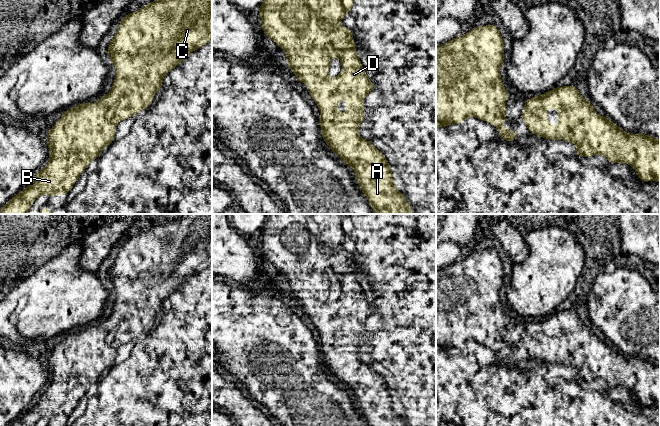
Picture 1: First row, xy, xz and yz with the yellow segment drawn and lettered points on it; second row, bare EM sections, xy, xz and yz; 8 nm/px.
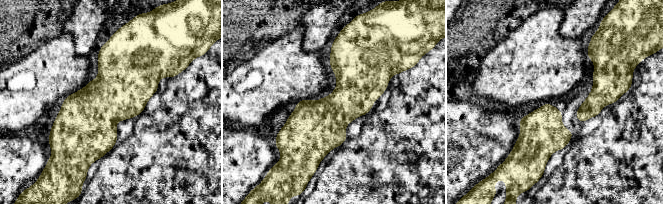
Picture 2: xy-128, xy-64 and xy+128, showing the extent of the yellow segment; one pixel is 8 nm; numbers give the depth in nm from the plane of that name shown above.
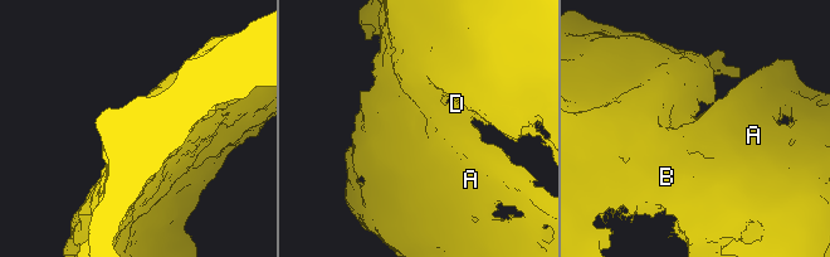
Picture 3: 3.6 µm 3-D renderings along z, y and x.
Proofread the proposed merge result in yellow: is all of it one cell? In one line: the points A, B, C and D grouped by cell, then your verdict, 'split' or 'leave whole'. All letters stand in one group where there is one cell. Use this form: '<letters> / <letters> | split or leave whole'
A B C D | leave whole

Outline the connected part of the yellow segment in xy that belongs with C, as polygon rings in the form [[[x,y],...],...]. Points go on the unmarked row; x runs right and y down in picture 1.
[[[184,214],[179,219],[146,227],[139,235],[121,242],[118,254],[107,270],[108,281],[116,290],[116,301],[111,314],[94,328],[85,326],[67,332],[63,340],[45,358],[50,385],[38,394],[33,405],[8,426],[34,426],[41,418],[55,421],[70,417],[79,400],[90,386],[97,383],[102,372],[114,366],[116,347],[150,331],[156,316],[163,311],[163,300],[169,297],[194,274],[212,264],[212,214]]]

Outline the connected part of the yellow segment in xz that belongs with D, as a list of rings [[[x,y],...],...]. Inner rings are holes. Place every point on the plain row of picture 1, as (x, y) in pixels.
[[[266,214],[267,218],[257,237],[260,239],[261,251],[264,260],[273,264],[287,278],[287,292],[294,295],[297,306],[309,308],[305,314],[310,318],[314,326],[318,329],[321,337],[319,348],[324,367],[329,369],[332,377],[338,378],[342,386],[354,393],[356,405],[360,413],[366,420],[368,426],[408,426],[394,407],[394,399],[391,390],[384,378],[373,370],[373,368],[363,363],[358,358],[358,352],[364,345],[365,330],[362,323],[365,322],[374,312],[374,308],[367,301],[366,295],[362,291],[360,281],[356,278],[356,268],[354,267],[353,254],[340,250],[345,237],[349,237],[354,228],[350,214]],[[337,280],[343,289],[341,297],[336,302],[326,302],[331,287],[331,282]],[[346,322],[346,332],[348,338],[336,335],[336,329]]]

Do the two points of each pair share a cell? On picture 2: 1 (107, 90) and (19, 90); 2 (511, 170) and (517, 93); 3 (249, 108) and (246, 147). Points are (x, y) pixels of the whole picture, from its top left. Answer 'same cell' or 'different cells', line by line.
1: different cells
2: different cells
3: different cells

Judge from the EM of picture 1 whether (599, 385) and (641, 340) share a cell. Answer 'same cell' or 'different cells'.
different cells

